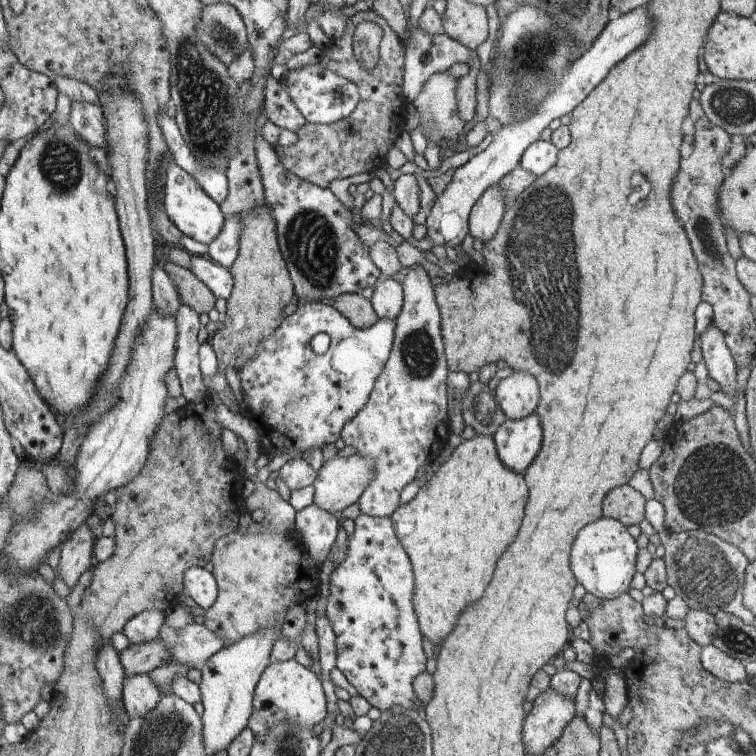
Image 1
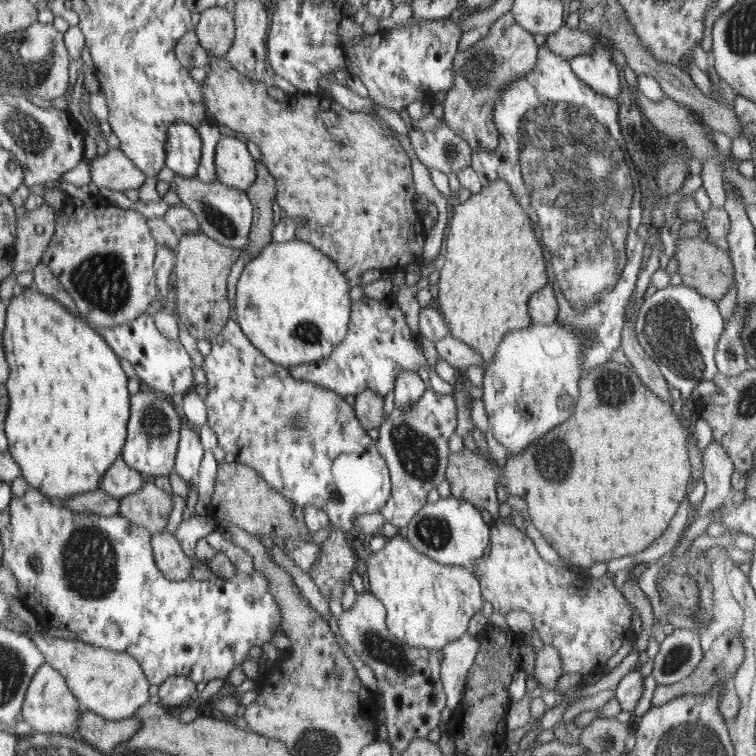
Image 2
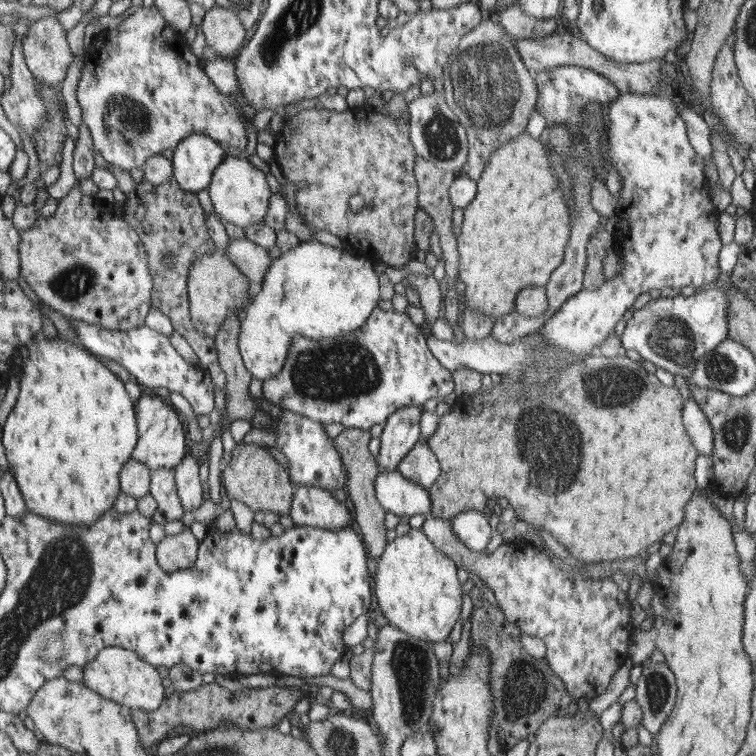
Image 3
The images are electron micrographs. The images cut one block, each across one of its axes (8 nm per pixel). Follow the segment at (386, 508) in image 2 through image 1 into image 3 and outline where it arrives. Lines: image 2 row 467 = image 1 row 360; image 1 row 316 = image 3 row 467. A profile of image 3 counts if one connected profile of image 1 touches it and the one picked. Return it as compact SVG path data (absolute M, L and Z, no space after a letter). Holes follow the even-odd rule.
M418 440L407 456L402 458L397 470L407 477L408 480L429 489L437 482L436 478L441 476L441 465L436 458L428 442Z

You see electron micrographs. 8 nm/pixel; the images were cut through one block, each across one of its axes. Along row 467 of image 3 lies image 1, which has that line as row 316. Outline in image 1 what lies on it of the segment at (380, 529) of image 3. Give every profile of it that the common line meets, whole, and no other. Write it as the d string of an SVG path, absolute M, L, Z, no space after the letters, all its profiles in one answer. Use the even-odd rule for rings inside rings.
M346 293L331 301L356 328L370 328L379 318L374 312L371 301L358 293Z

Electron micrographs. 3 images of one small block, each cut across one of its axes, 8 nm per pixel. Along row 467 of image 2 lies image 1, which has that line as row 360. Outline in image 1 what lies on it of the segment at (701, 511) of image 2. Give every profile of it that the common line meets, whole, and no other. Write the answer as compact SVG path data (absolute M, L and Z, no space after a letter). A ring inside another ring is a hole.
M714 322L702 332L700 346L703 354L703 363L708 369L709 376L720 385L722 392L736 400L735 386L737 367L724 334L716 328Z

